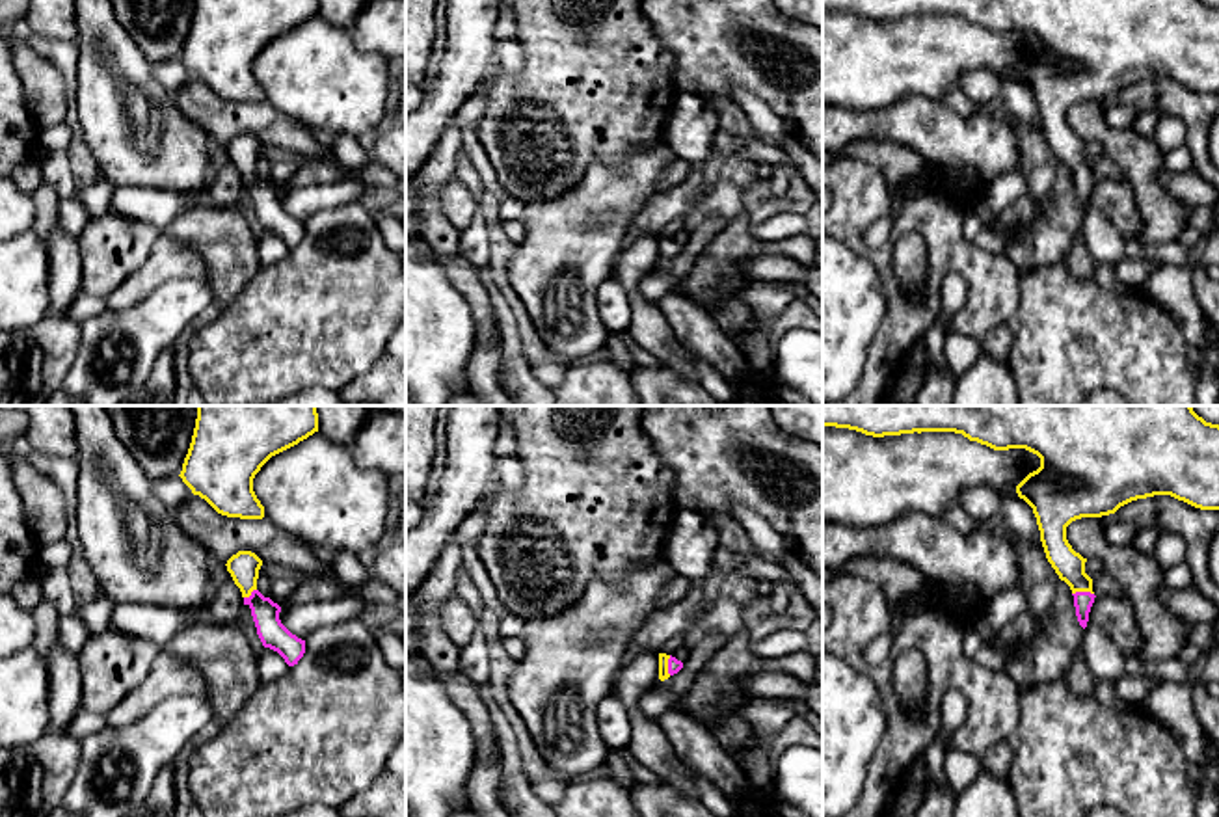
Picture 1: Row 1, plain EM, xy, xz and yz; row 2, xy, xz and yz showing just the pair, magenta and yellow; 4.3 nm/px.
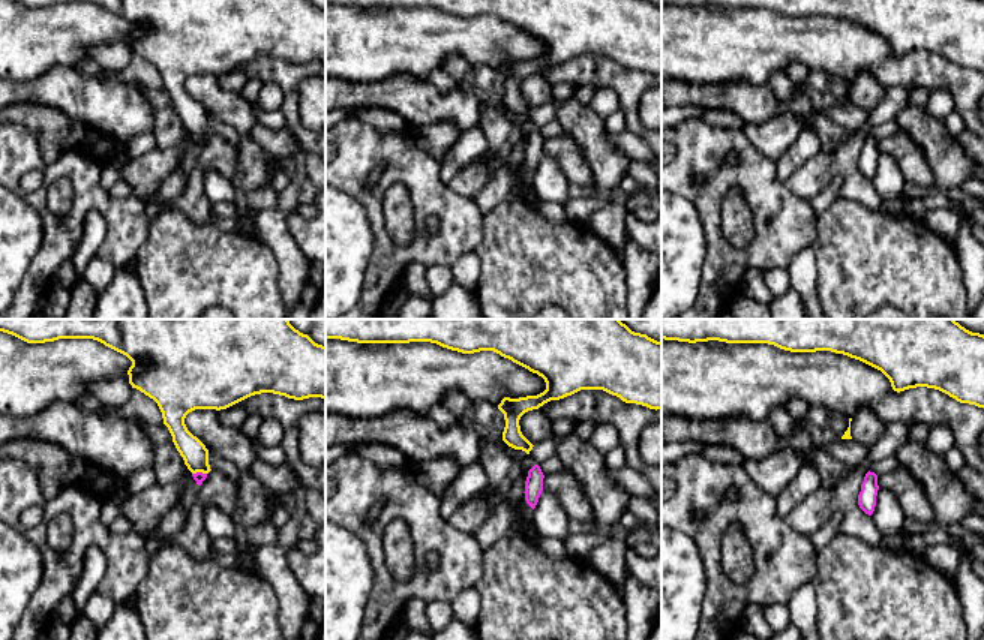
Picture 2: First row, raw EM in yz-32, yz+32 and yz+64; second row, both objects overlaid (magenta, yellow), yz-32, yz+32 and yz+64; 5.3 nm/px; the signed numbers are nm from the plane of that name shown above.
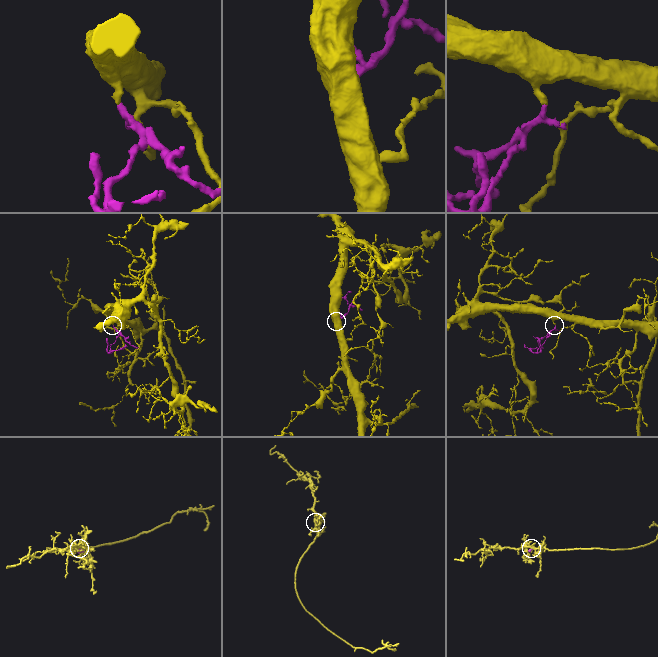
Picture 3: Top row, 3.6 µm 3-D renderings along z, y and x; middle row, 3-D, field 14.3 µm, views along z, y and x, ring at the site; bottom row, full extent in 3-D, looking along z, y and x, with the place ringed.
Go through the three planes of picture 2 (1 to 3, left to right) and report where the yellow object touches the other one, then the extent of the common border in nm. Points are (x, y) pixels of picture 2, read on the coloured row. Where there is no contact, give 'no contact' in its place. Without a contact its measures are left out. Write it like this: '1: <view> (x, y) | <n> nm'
1: yz-32 (198, 472) | 80 nm
2: no contact
3: no contact

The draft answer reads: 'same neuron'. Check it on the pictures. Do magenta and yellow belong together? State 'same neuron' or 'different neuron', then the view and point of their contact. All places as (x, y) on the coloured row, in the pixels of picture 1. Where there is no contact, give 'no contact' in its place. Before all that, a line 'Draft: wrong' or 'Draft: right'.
Draft: right
same neuron | yz (1082, 592)

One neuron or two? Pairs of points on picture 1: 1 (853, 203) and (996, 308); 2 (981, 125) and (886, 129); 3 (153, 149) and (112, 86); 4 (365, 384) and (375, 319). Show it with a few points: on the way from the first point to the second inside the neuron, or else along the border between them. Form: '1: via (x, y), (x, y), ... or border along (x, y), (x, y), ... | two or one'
1: via (892, 209), (903, 214), (918, 214), (972, 268) | one
2: via (957, 129), (910, 129) | one
3: via (138, 134), (120, 101) | one
4: border along (384, 352), (345, 386) | two

